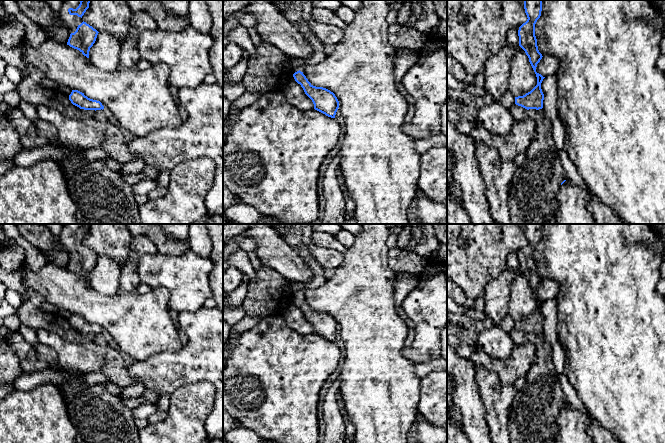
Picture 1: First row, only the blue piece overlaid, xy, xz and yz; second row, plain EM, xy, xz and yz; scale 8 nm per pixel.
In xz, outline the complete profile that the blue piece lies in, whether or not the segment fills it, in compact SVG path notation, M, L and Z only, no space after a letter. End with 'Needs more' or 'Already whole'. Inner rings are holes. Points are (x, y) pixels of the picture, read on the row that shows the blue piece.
M300 70L293 74L295 81L301 85L305 94L312 100L314 109L328 117L335 118L339 101L335 94L323 87L313 86Z. Already whole

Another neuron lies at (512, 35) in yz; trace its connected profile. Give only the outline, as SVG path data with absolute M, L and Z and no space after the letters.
M513 27L508 30L507 32L507 43L517 46L519 45L519 36L518 36L518 30L516 27Z

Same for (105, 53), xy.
M99 32L95 43L90 48L89 59L91 63L102 71L112 72L120 66L120 51L122 41L117 37Z

